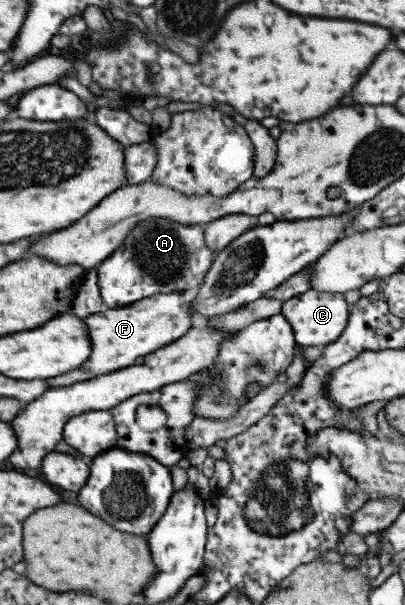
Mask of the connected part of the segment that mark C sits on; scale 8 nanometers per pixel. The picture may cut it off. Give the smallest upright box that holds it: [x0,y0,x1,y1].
[282,290,350,347]

